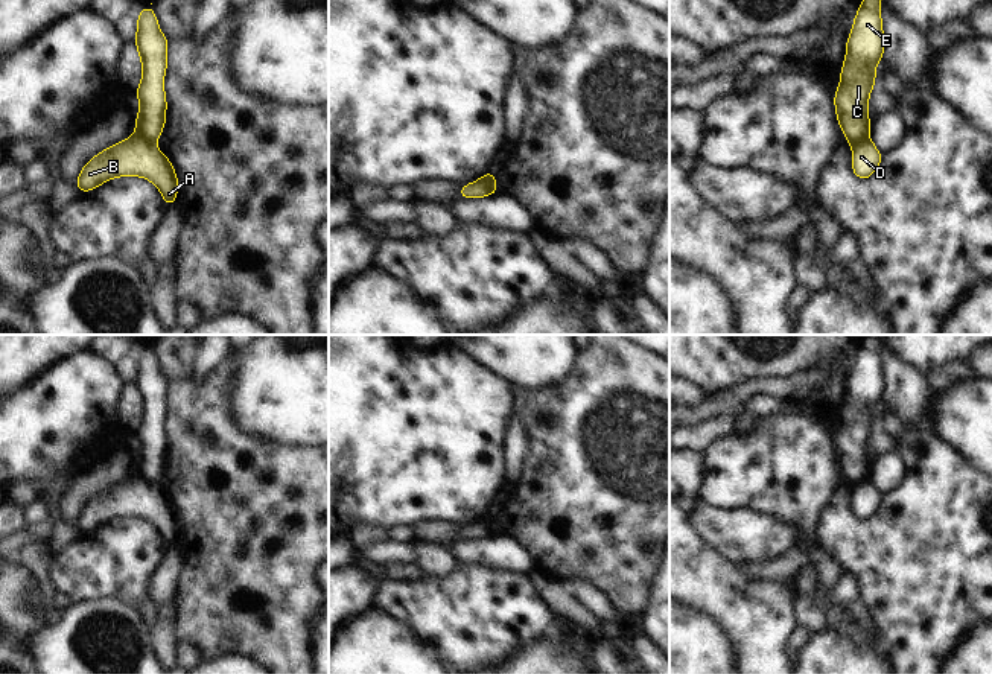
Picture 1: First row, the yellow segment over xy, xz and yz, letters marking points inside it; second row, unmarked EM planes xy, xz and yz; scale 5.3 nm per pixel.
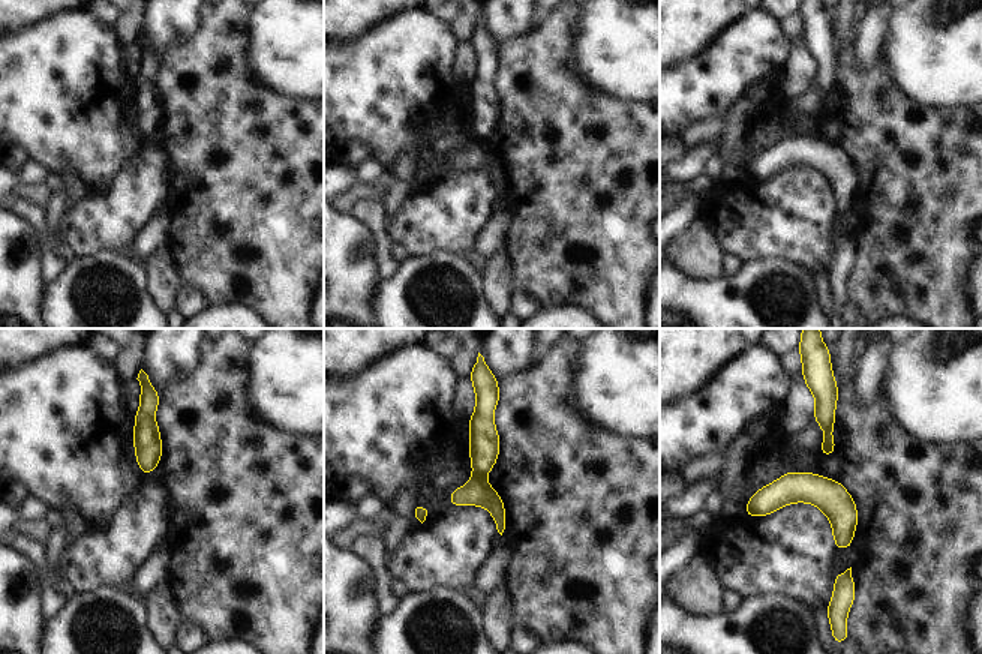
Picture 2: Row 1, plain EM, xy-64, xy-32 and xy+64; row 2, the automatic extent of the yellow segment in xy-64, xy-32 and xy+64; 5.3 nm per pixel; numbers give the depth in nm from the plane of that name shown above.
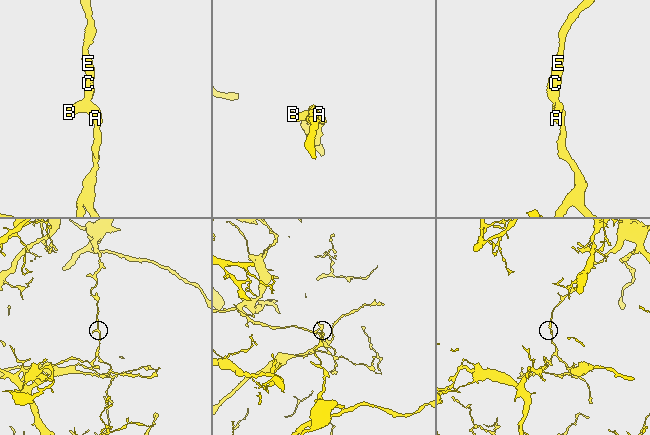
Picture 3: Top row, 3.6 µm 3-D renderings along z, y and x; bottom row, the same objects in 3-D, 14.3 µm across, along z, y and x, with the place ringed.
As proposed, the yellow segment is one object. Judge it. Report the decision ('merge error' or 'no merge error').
merge error

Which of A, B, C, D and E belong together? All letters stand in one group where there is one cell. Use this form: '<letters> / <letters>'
A B D / C E

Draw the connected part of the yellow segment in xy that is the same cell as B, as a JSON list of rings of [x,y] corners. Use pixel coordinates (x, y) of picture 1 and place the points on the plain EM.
[[[137,473],[103,490],[85,504],[75,526],[87,534],[116,517],[143,517],[154,523],[163,543],[172,548],[178,537],[178,517],[167,496]]]

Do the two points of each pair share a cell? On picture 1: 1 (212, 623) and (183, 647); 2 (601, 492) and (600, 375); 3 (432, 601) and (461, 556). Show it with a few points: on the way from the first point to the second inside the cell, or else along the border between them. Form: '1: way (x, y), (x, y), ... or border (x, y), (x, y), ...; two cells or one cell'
1: border (178, 641), (192, 644), (203, 658); two cells
2: way (588, 463), (578, 426), (592, 403); one cell
3: border (457, 563), (473, 563), (492, 569); two cells

